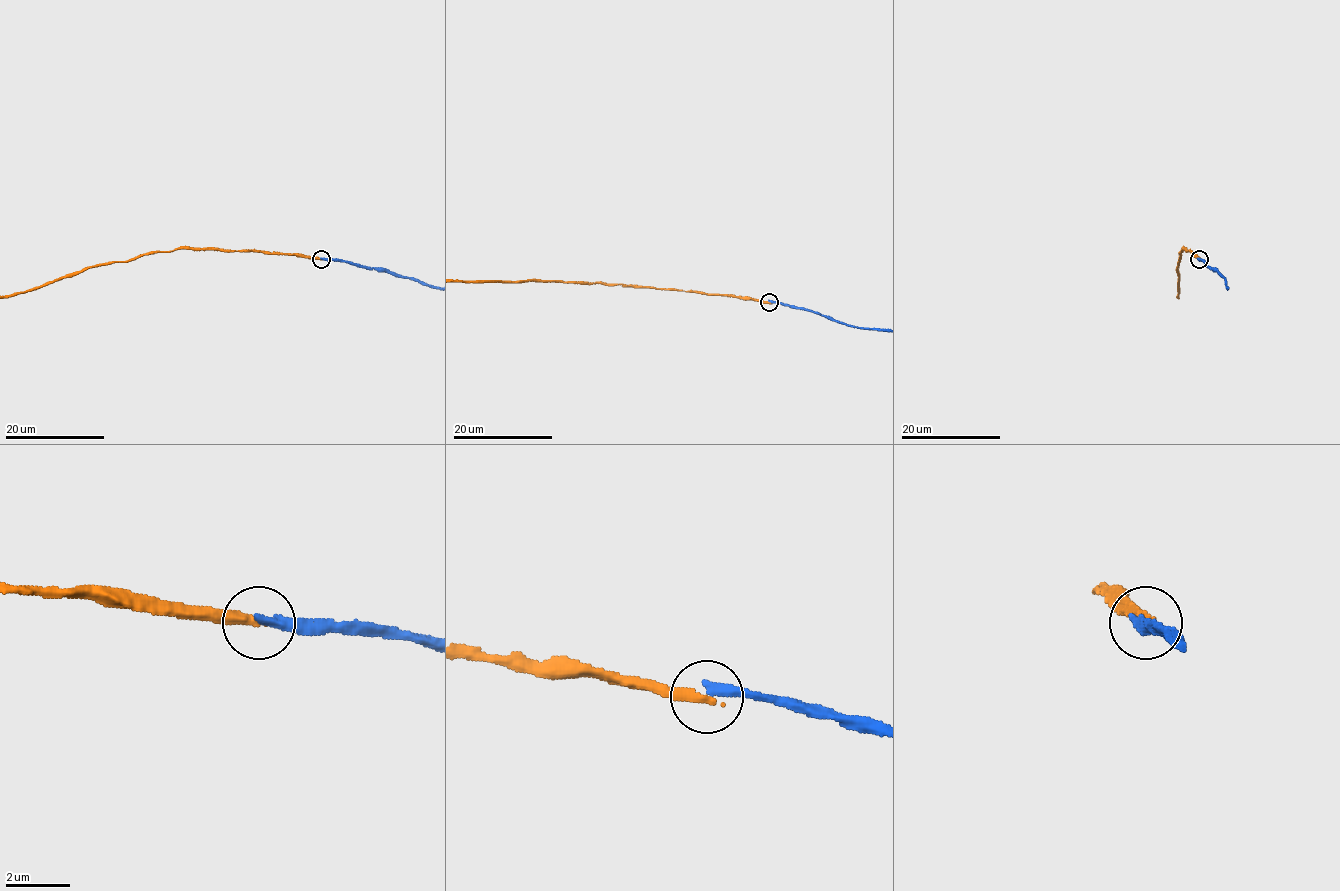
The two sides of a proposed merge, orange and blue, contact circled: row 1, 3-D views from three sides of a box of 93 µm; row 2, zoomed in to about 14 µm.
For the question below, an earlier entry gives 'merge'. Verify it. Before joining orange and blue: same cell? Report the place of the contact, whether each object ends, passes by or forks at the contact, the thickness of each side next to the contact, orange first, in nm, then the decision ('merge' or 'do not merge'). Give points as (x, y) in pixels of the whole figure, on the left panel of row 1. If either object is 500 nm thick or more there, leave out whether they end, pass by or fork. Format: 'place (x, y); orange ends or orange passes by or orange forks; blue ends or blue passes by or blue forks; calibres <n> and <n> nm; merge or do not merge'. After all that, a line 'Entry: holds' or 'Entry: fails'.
place (321, 259); orange ends; blue ends; calibres 320 and 280 nm; do not merge
Entry: fails

